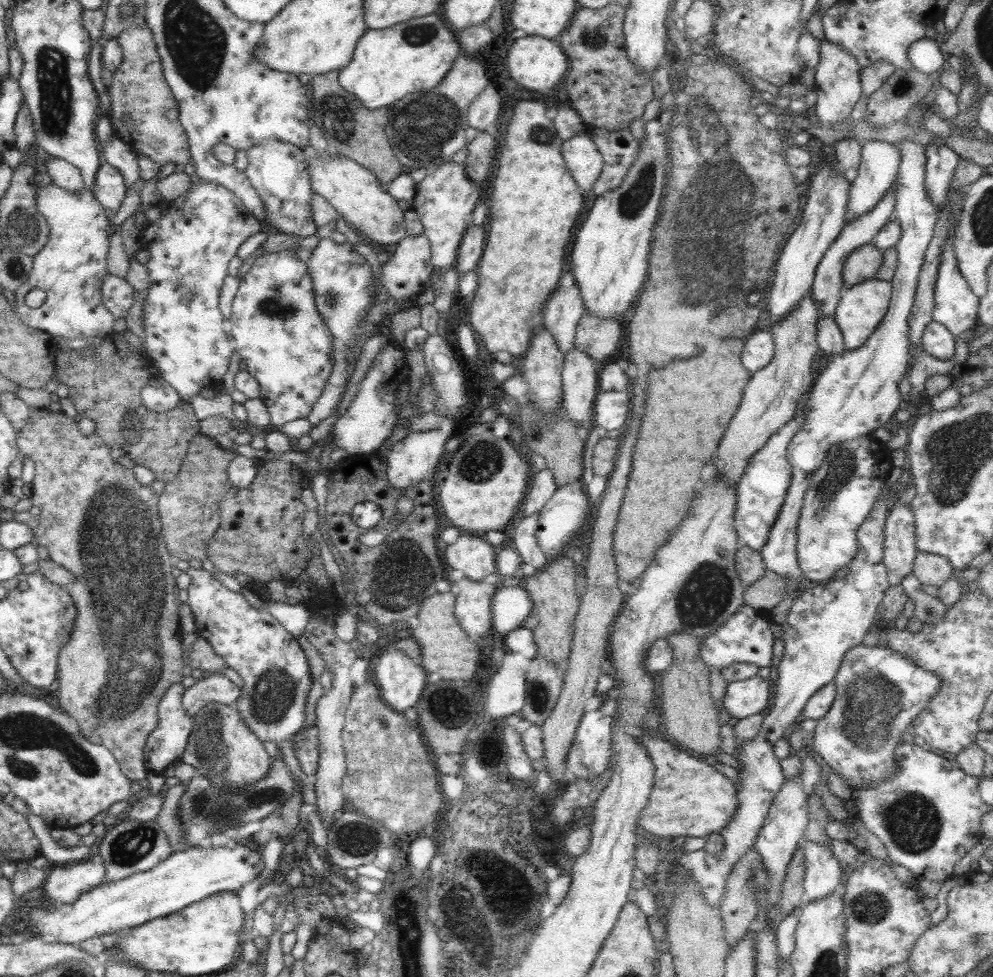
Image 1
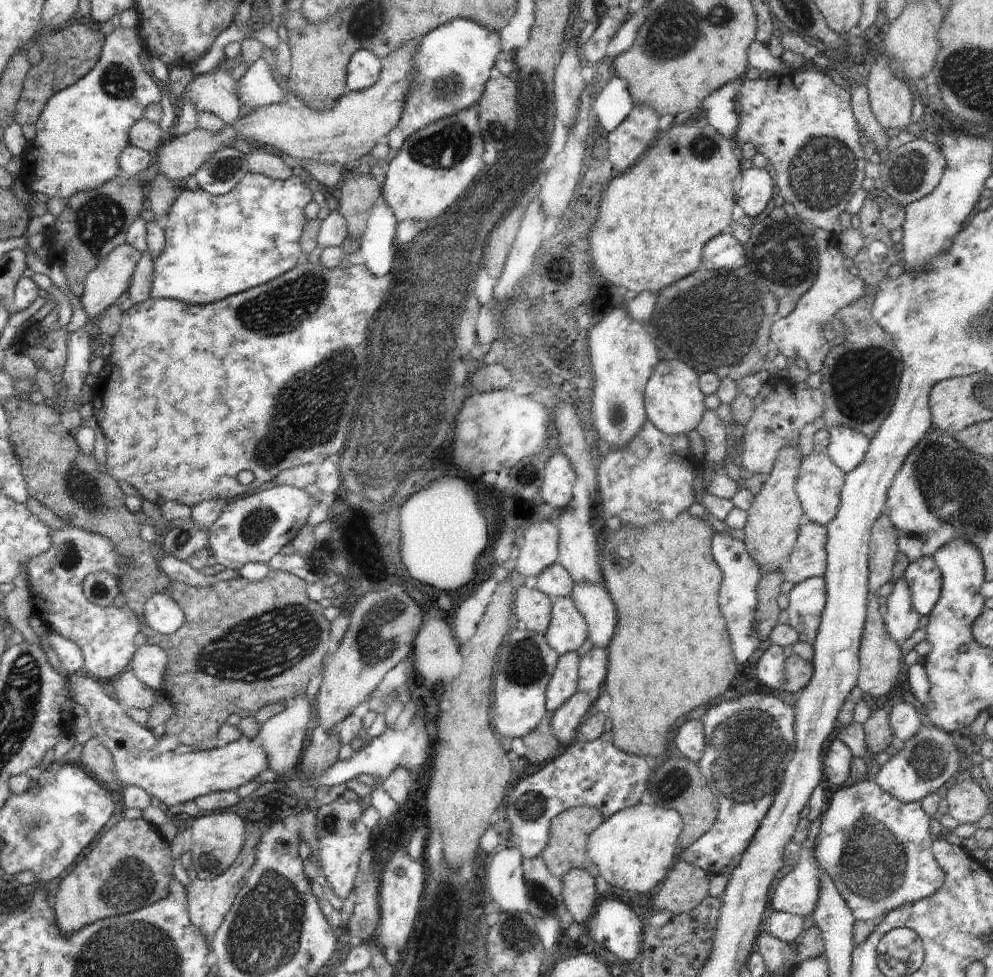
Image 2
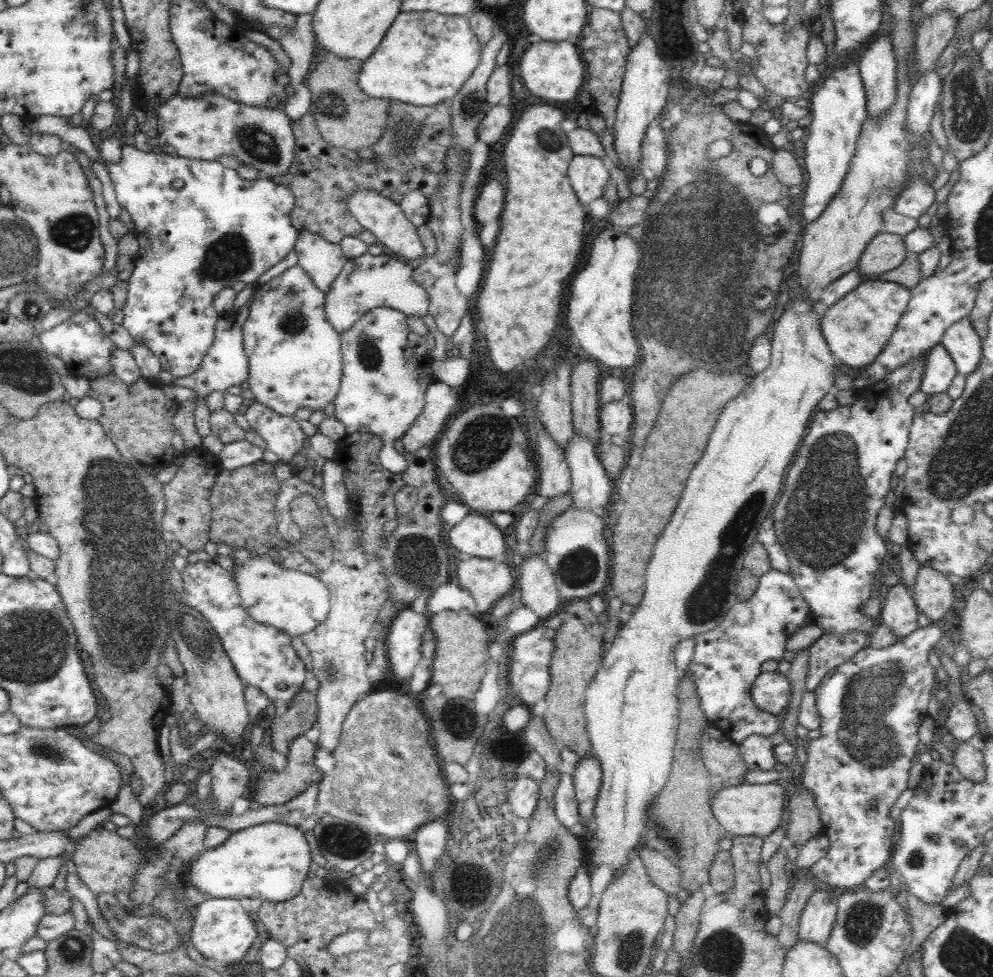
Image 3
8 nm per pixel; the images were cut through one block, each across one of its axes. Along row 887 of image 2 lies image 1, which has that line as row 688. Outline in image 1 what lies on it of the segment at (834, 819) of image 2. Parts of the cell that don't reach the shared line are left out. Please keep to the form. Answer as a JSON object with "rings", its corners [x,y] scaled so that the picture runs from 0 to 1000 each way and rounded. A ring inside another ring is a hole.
{"rings":[[[868,659],[854,664],[839,698],[842,702],[842,715],[834,729],[824,736],[820,747],[820,770],[828,774],[828,778],[844,796],[850,798],[854,807],[874,809],[906,788],[902,781],[902,764],[908,760],[912,748],[917,748],[916,743],[922,733],[947,708],[948,695],[894,661]]]}

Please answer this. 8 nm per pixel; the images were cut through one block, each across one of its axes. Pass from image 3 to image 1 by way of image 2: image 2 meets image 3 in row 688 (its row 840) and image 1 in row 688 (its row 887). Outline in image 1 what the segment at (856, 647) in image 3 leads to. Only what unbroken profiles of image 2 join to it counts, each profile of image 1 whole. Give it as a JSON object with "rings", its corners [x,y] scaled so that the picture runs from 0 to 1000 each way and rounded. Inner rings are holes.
{"rings":[[[888,502],[878,524],[864,542],[864,566],[852,580],[854,588],[846,594],[834,594],[819,602],[807,604],[792,635],[787,639],[790,670],[782,683],[784,690],[780,698],[779,722],[770,731],[761,755],[751,760],[743,759],[741,770],[737,773],[737,776],[743,778],[743,827],[735,843],[725,850],[729,857],[729,872],[725,876],[717,876],[709,869],[704,869],[685,876],[686,888],[694,893],[694,897],[698,897],[698,901],[706,908],[712,925],[718,929],[725,929],[733,896],[743,879],[758,867],[777,820],[790,801],[791,794],[784,776],[779,772],[779,760],[803,744],[814,715],[825,704],[840,697],[854,664],[868,660],[869,653],[879,645],[881,632],[886,629],[888,613],[896,600],[889,574],[890,538],[895,508],[896,504]]]}

